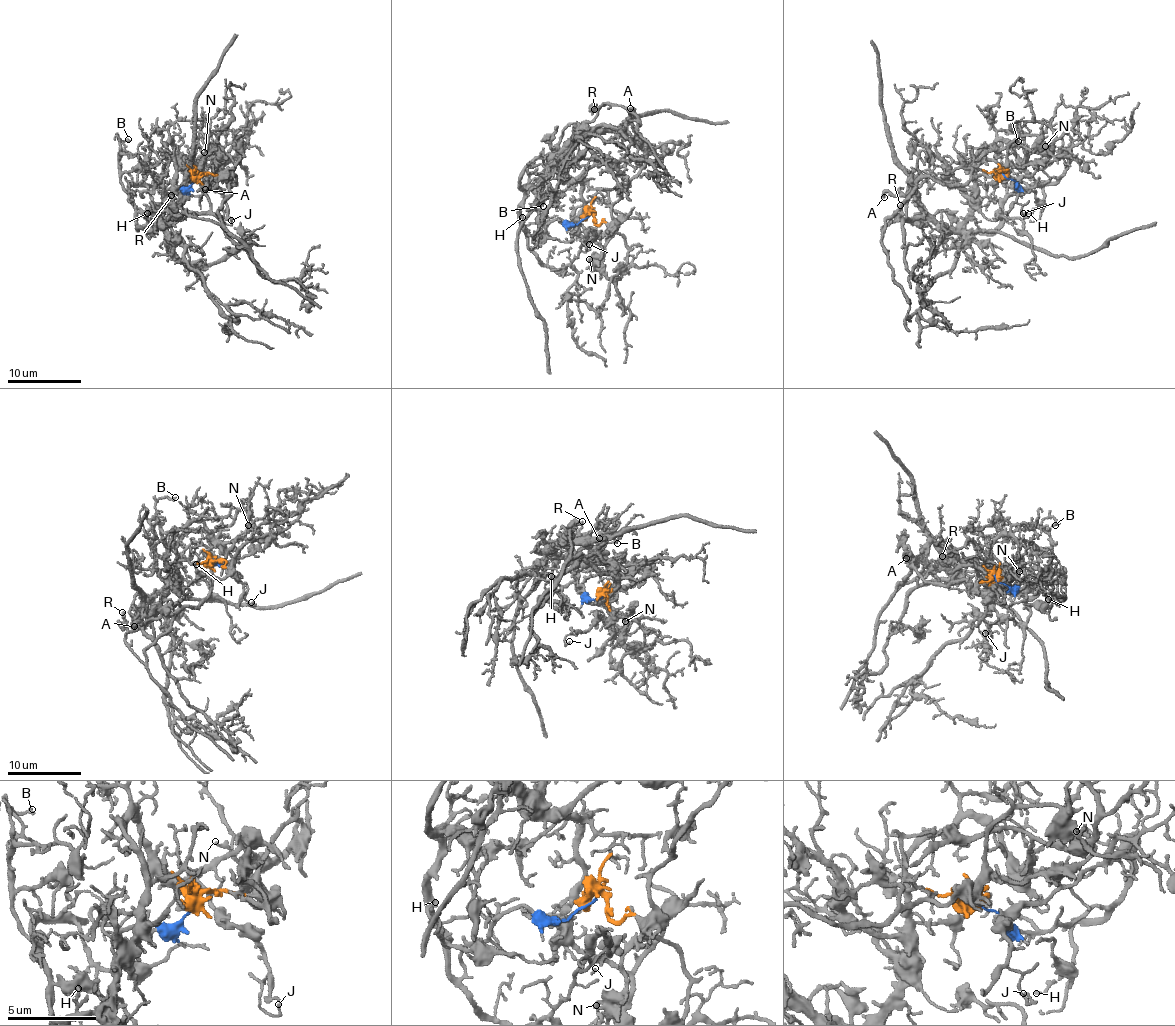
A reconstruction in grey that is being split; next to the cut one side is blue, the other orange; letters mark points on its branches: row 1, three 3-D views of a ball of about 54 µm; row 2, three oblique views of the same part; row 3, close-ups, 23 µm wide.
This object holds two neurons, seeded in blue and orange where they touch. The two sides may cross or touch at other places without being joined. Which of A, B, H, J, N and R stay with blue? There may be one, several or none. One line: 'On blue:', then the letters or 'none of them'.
On blue: B, H, J

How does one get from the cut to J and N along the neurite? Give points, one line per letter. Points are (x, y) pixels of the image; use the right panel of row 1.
J: (1004, 176), (1014, 180), (1020, 188), (1040, 185), (1060, 176), (1070, 150), (1012, 184), (1022, 213)
N: (1004, 176), (999, 174), (1005, 171), (1001, 171), (1003, 169), (1034, 164), (1051, 156), (1052, 151), (1045, 146)

